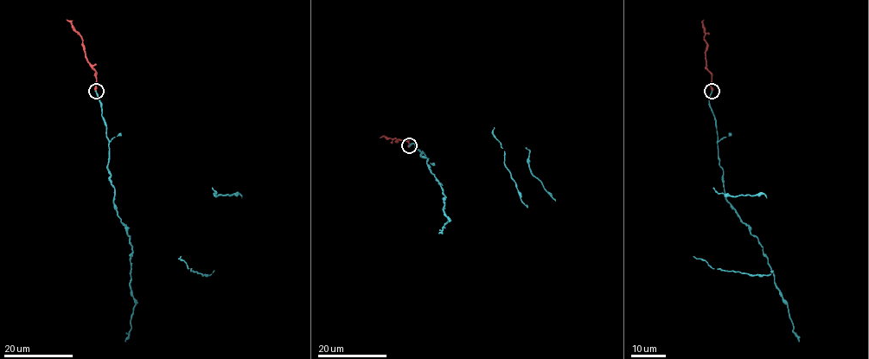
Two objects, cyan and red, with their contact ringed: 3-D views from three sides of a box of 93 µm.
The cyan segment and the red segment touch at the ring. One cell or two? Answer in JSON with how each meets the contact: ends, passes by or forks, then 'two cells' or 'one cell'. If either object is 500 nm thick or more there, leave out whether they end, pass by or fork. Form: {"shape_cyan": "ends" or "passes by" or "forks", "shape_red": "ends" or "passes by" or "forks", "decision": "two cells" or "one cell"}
{"shape_cyan": "ends", "shape_red": "ends", "decision": "one cell"}

